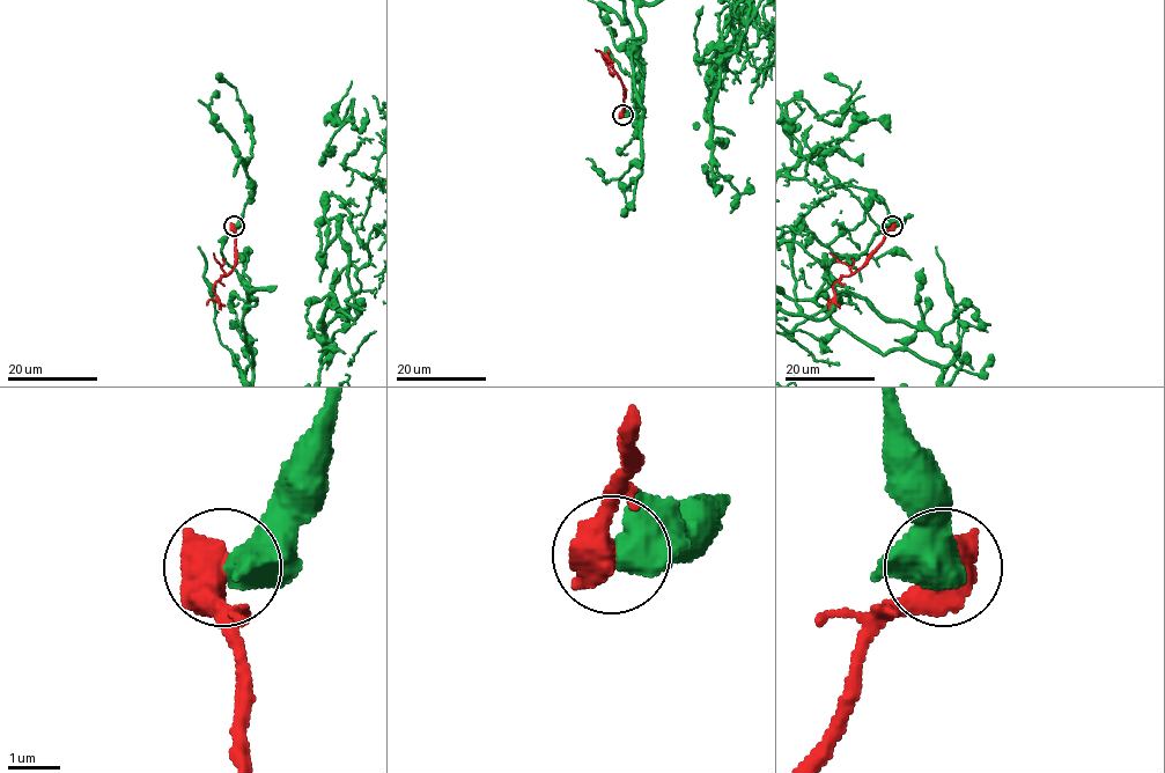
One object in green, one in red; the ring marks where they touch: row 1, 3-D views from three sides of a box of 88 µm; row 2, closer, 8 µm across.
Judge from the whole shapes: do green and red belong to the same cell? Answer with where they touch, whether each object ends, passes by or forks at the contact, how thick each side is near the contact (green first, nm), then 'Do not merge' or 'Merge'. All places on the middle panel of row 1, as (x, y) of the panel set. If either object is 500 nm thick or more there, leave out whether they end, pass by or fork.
Place: (622, 115). Thickness 750 nm (green) against 800 nm. Do not merge

